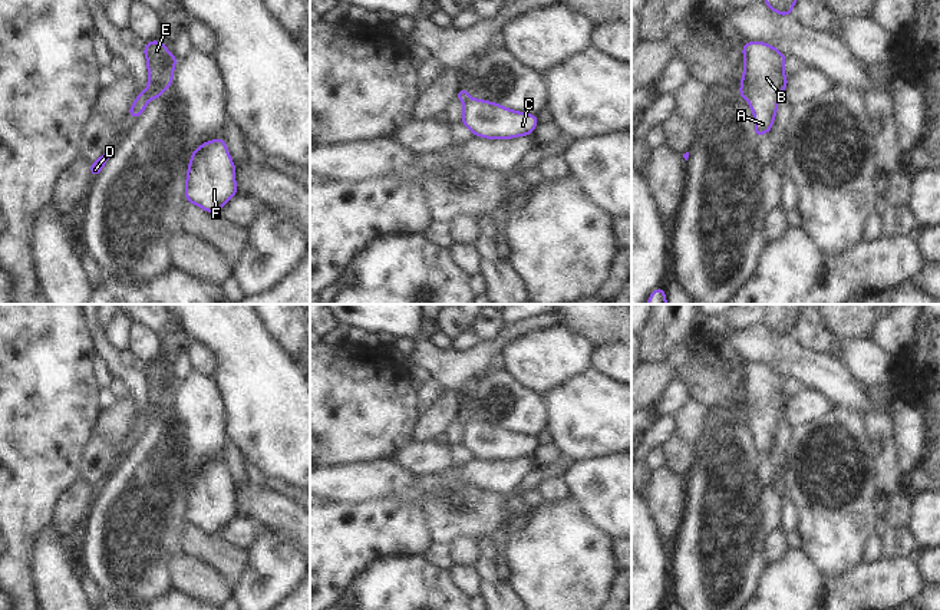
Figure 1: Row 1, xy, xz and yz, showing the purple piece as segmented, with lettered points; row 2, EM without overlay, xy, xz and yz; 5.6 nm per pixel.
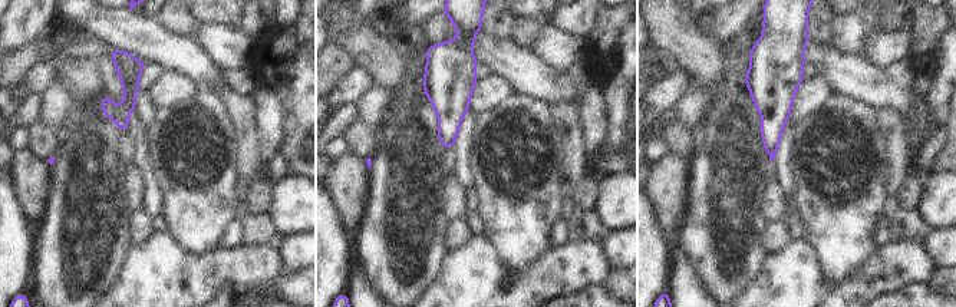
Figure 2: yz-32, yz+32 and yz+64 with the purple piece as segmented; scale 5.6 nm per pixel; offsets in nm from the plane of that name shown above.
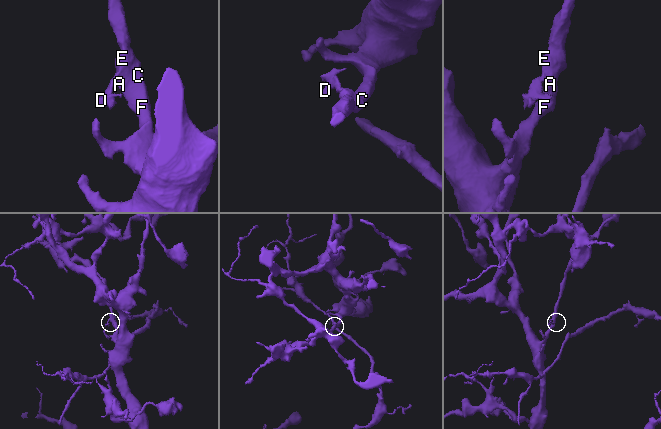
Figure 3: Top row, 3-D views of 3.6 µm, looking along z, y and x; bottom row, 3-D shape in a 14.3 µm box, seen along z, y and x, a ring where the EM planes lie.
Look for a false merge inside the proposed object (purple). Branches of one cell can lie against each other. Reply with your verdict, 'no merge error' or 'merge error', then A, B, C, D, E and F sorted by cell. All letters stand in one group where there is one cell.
merge error; A B C E F / D

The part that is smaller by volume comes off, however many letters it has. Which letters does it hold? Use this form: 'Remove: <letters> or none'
Remove: D

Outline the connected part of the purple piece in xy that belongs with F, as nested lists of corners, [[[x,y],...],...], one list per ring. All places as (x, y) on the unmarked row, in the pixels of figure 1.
[[[221,459],[201,465],[191,477],[185,521],[211,535],[237,517],[235,487]]]

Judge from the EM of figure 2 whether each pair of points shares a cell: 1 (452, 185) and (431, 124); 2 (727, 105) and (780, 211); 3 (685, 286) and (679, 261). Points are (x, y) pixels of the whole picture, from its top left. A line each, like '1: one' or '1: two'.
1: two
2: two
3: one

